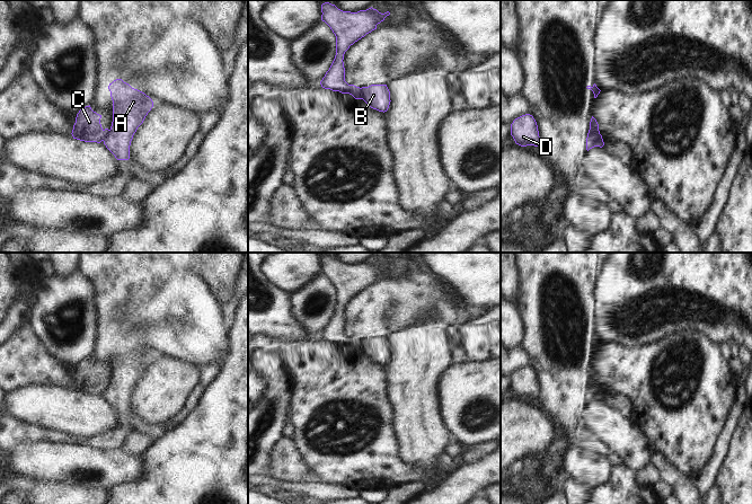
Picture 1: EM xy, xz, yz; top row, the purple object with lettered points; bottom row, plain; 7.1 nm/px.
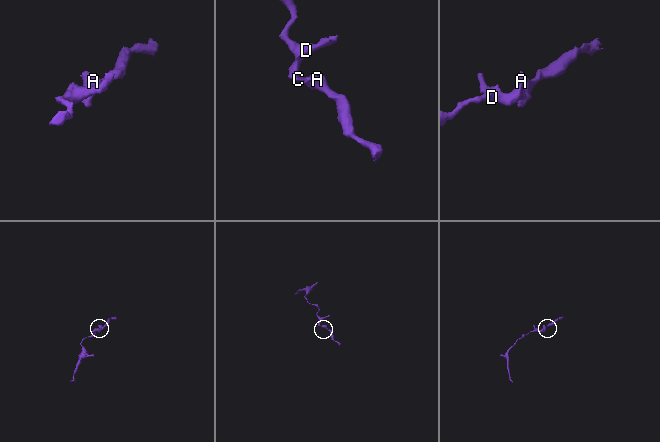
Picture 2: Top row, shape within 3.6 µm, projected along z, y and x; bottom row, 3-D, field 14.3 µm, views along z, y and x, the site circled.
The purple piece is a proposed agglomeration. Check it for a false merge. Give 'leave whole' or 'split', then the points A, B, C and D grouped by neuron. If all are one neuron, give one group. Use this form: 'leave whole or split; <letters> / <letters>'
split; A B / C D

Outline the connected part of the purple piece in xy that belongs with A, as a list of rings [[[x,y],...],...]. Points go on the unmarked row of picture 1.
[[[122,331],[109,336],[108,342],[113,353],[113,374],[103,394],[117,413],[129,413],[133,388],[153,360],[153,354]]]

